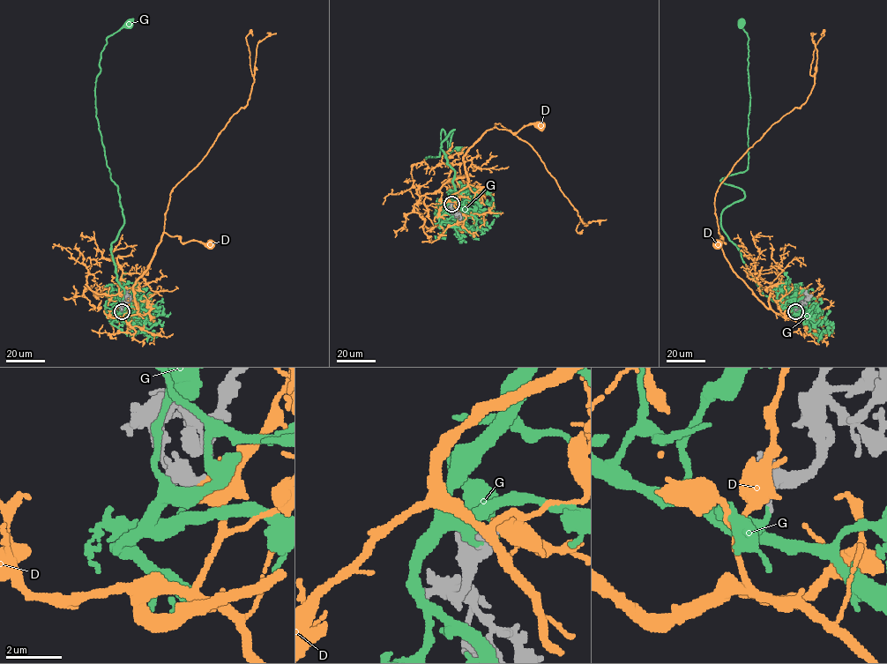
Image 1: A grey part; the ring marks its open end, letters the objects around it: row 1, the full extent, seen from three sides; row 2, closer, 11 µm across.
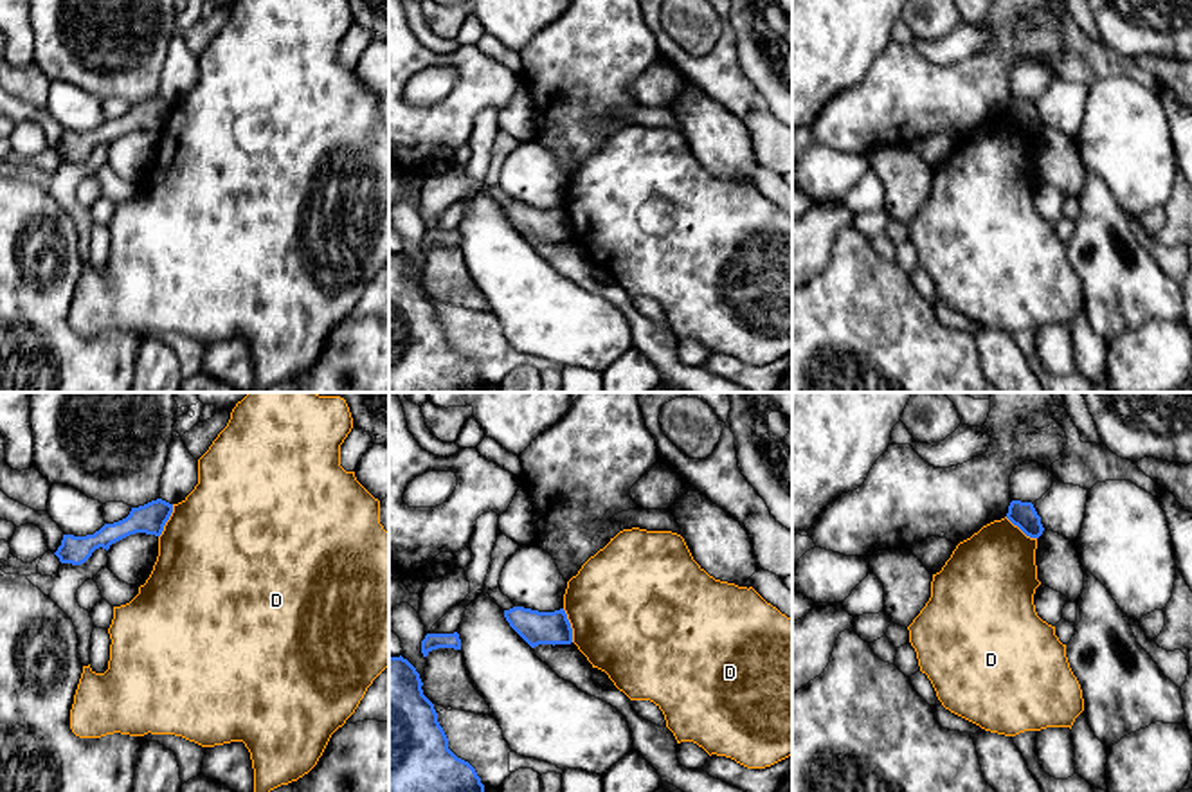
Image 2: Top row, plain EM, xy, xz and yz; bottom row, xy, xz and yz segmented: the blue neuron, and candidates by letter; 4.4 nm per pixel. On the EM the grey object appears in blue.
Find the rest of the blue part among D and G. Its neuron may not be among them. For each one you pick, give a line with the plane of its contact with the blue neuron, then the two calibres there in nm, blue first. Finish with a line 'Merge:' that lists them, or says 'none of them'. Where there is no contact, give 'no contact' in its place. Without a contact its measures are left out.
G: no contact
Merge: G

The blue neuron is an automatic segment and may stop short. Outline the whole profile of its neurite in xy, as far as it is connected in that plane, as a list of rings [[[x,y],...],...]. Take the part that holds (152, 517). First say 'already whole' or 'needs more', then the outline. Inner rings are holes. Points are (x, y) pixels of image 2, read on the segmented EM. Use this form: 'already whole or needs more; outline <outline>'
already whole; outline [[[157,499],[144,506],[131,508],[130,515],[119,522],[104,524],[99,531],[86,536],[63,535],[61,545],[54,553],[61,563],[81,565],[99,547],[110,549],[112,544],[135,535],[146,533],[160,536],[166,522],[173,513],[173,504]]]

